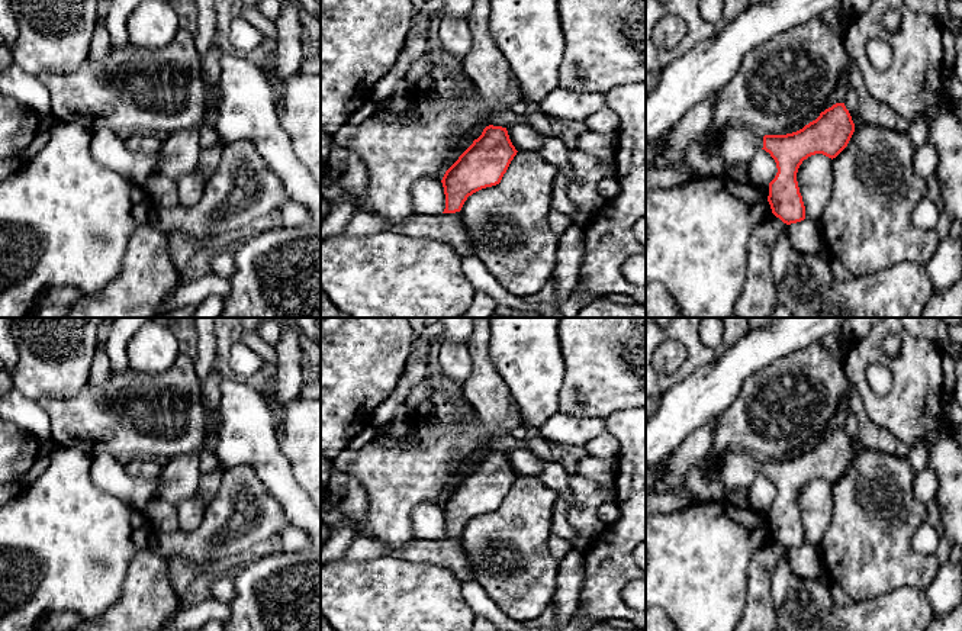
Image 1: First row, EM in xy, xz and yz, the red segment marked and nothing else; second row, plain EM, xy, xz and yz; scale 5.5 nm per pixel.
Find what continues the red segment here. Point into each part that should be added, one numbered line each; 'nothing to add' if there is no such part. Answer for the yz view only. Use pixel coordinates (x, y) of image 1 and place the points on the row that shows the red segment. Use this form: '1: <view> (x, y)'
1: yz (737, 144)

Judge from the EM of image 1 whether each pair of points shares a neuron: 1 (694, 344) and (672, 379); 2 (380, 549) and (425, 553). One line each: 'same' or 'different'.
1: same
2: same

